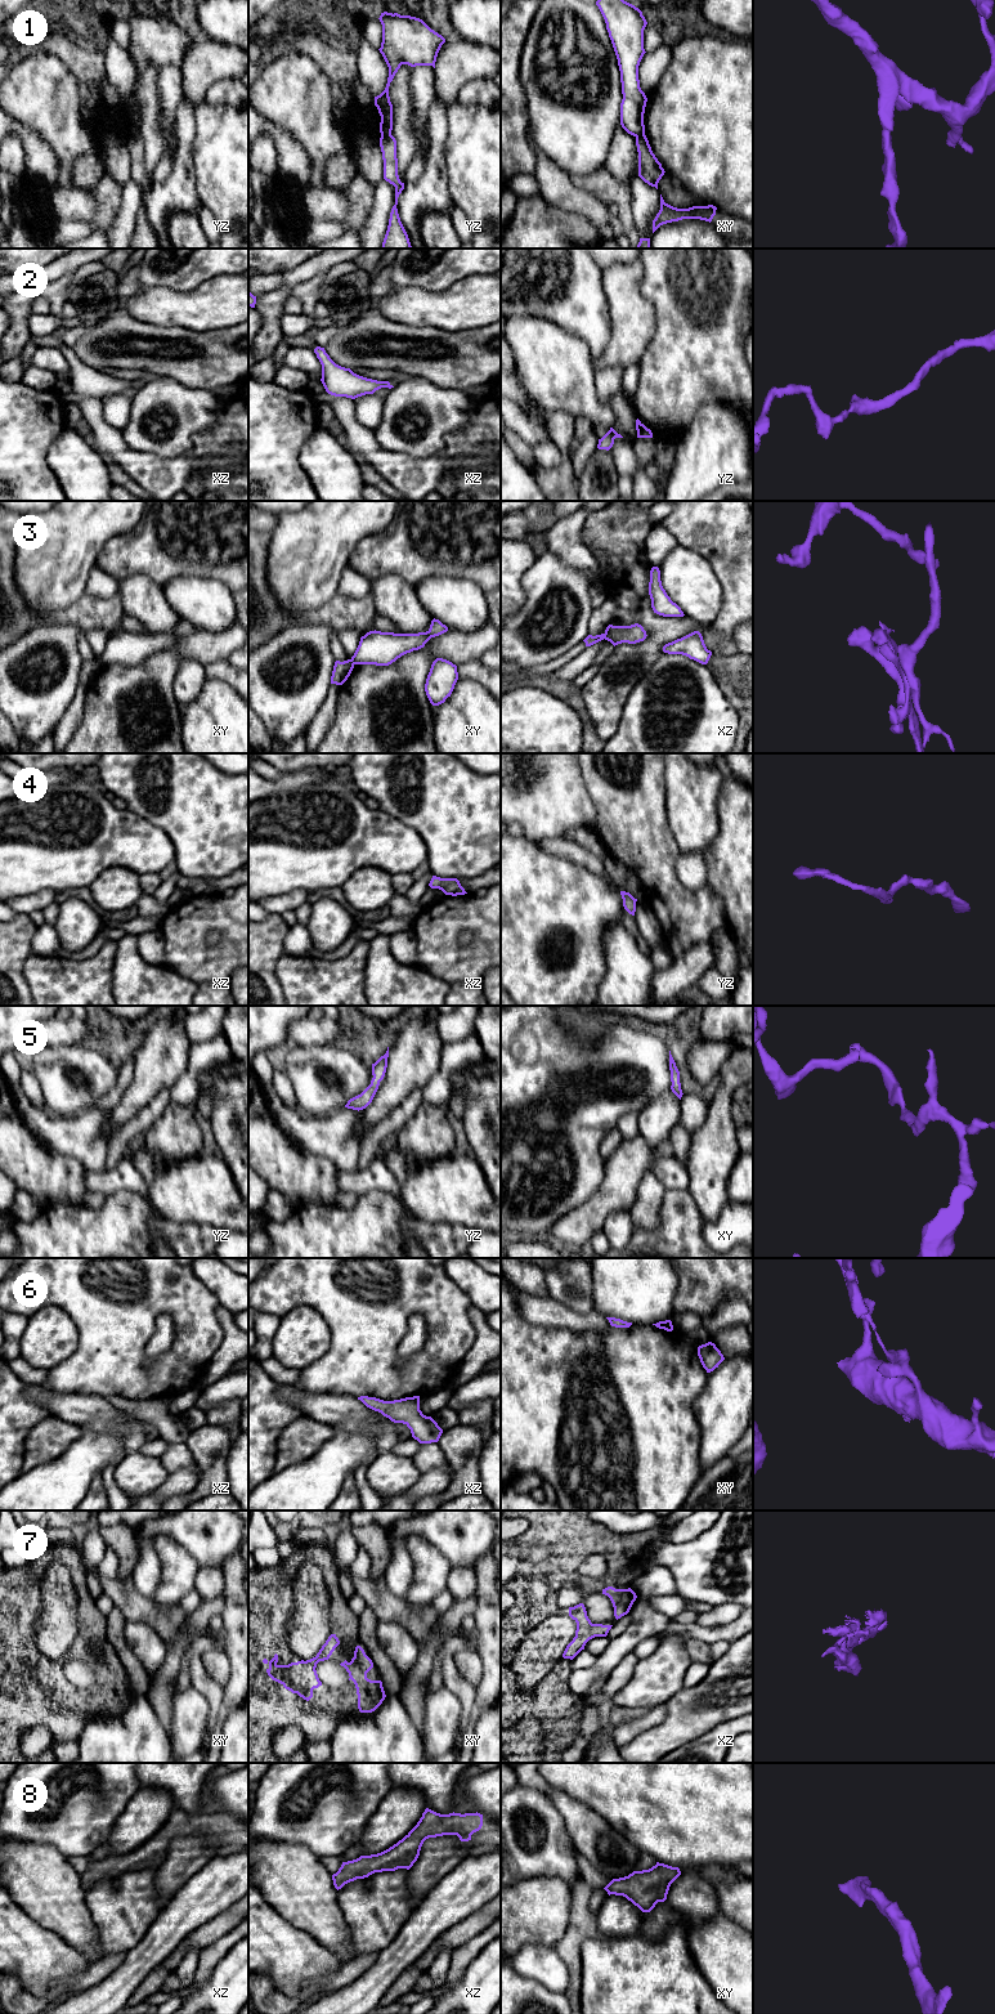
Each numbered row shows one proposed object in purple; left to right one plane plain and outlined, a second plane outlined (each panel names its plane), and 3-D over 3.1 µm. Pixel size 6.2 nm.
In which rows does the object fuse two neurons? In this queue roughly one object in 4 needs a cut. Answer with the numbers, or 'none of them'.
1, 3

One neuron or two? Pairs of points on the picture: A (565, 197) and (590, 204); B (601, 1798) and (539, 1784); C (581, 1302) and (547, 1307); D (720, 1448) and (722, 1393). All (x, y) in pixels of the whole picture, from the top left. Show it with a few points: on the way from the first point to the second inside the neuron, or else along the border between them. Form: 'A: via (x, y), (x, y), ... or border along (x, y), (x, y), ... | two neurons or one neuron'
A: via (572, 198), (583, 202) | one neuron
B: border along (541, 1776), (555, 1789), (579, 1800) | two neurons
C: border along (548, 1294), (579, 1312), (592, 1310) | two neurons
D: via (720, 1435), (722, 1406) | one neuron

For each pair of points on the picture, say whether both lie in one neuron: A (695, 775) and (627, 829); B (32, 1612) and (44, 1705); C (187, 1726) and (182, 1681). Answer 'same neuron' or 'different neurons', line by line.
A: different neurons
B: same neuron
C: different neurons

